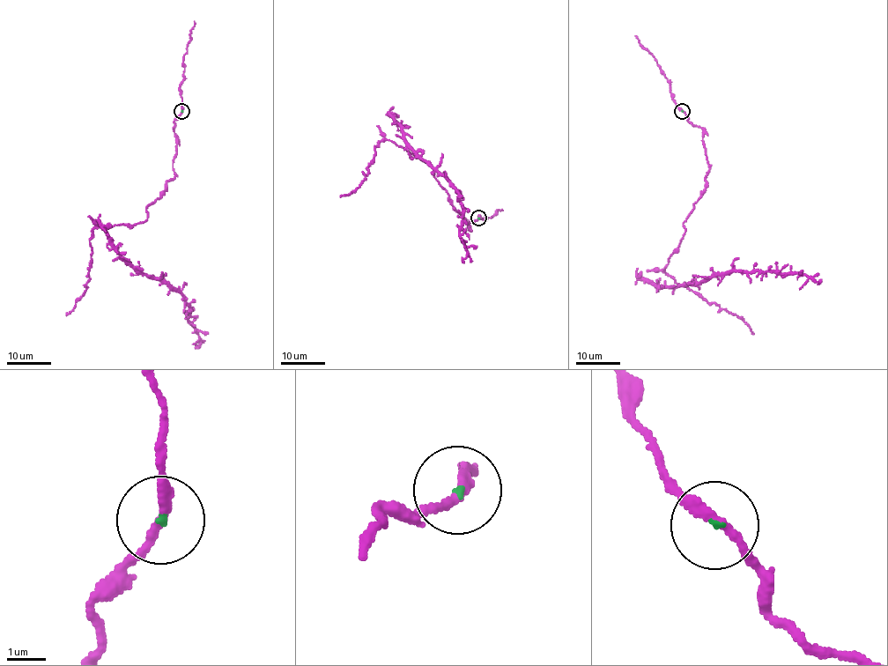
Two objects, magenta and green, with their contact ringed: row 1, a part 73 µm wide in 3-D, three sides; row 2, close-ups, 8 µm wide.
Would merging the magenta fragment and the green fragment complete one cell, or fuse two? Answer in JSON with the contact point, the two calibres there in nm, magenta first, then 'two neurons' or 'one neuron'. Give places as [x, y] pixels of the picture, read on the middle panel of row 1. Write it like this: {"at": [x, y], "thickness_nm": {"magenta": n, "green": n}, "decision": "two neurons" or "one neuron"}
{"at": [478, 218], "thickness_nm": {"magenta": 240, "green": 70}, "decision": "one neuron"}

